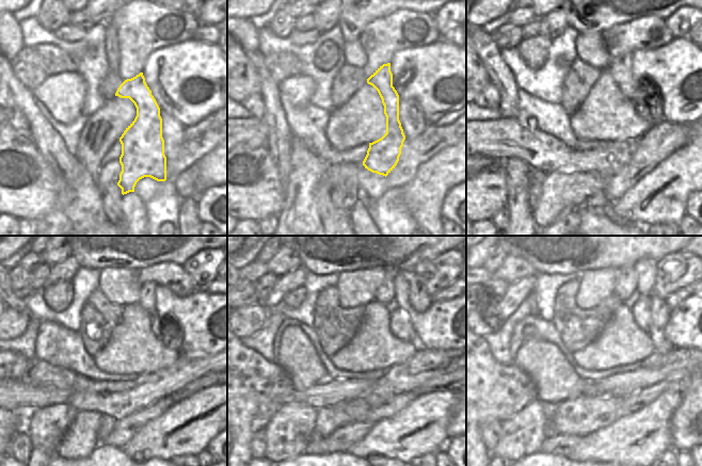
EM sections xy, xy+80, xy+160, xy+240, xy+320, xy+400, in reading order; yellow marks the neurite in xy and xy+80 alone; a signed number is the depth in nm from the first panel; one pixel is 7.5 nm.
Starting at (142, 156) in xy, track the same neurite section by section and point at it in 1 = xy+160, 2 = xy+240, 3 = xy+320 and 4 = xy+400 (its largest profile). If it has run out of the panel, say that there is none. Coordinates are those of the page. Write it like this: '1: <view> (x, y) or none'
1: xy+160 (620, 68)
2: xy+240 (147, 299)
3: xy+320 (385, 293)
4: xy+400 (626, 284)

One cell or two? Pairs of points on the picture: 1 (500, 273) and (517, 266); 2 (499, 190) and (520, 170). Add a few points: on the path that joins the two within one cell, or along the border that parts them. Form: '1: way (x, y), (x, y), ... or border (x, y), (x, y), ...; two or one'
1: way (505, 272), (513, 269); one
2: border (504, 161), (507, 176), (506, 206); two

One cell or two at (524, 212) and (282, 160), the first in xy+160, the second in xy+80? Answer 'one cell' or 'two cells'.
one cell

